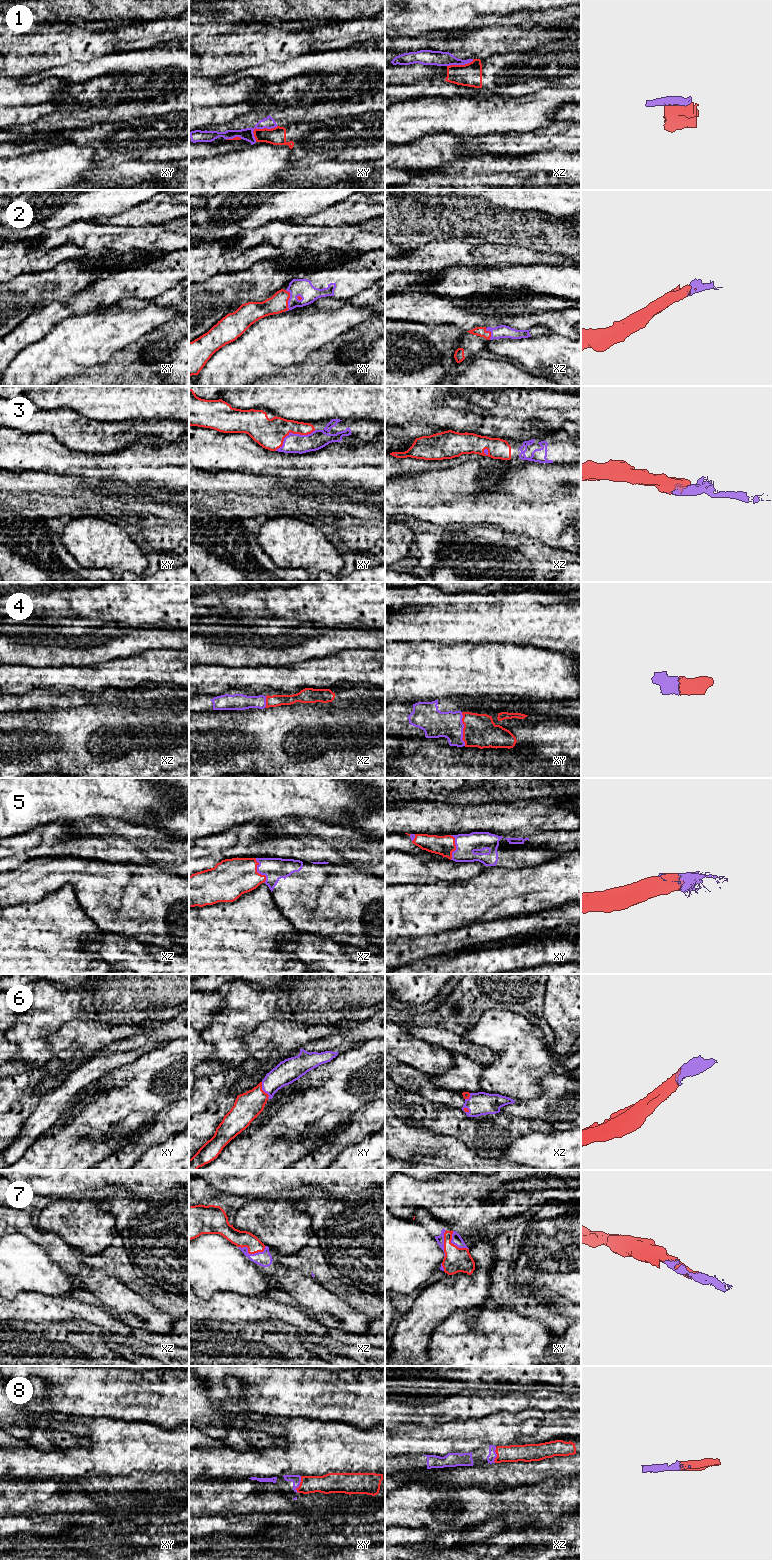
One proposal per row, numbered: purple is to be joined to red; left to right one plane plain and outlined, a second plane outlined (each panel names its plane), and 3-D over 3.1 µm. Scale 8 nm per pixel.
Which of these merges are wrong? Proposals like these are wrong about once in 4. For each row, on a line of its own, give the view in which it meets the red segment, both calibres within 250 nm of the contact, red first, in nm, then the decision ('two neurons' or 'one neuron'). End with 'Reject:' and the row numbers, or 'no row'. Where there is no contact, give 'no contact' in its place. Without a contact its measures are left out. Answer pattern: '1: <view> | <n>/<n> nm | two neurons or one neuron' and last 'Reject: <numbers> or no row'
1: xy | 140/100 nm | two neurons
2: xy | 160/140 nm | one neuron
3: xy | 240/160 nm | one neuron
4: xy | 260/220 nm | one neuron
5: xz | 320/180 nm | one neuron
6: xy | 220/190 nm | one neuron
7: xz | 130/120 nm | one neuron
8: xy | 160/80 nm | one neuron
Reject: 1

